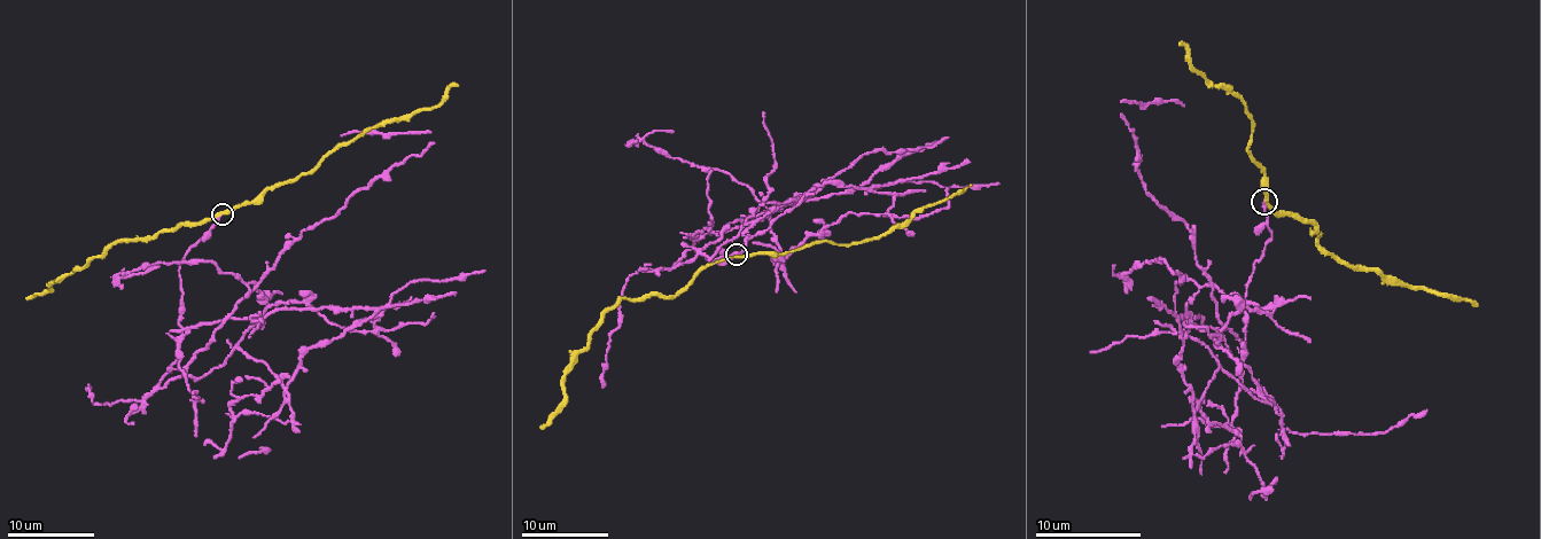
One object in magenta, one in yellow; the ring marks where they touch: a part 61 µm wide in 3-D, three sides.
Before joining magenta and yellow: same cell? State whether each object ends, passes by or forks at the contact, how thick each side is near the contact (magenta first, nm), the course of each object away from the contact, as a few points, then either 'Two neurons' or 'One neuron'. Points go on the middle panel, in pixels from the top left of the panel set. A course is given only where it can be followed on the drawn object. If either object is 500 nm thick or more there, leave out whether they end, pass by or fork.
At the ring magenta ends. At the ring yellow passes by. Thickness 240 nm (magenta) against 280 nm. Course of magenta: (737, 255), (709, 260), (693, 240), (809, 198), (863, 155), (943, 138), (854, 189). Course of yellow: (737, 255), (709, 263), (674, 296), (622, 298), (611, 306), (566, 376), (563, 404), (539, 428). Two neurons

